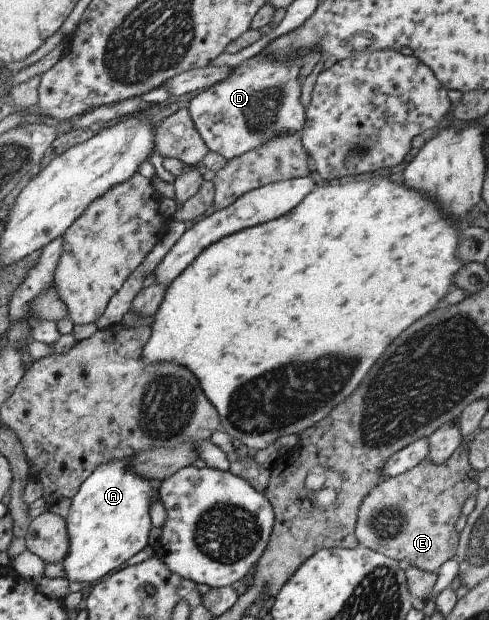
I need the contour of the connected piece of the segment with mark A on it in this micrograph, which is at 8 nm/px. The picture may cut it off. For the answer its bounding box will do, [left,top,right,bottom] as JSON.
[60,456,158,582]

